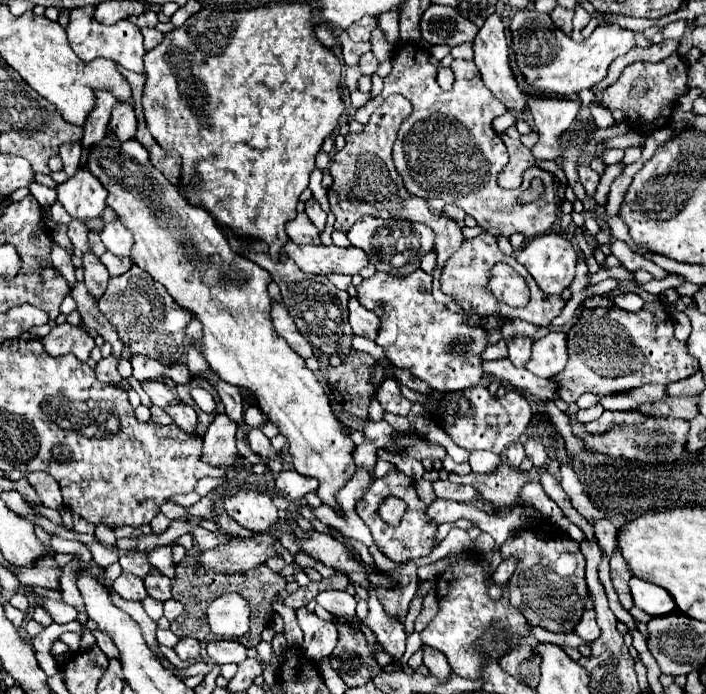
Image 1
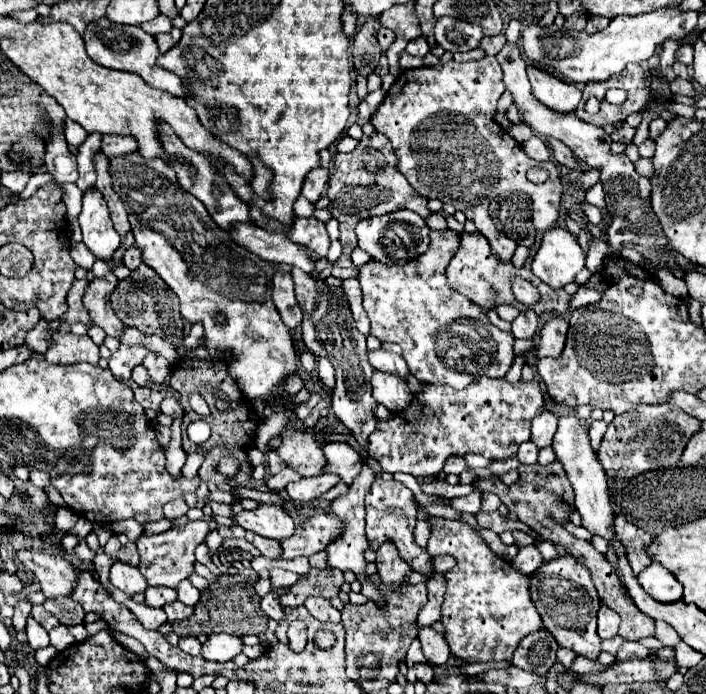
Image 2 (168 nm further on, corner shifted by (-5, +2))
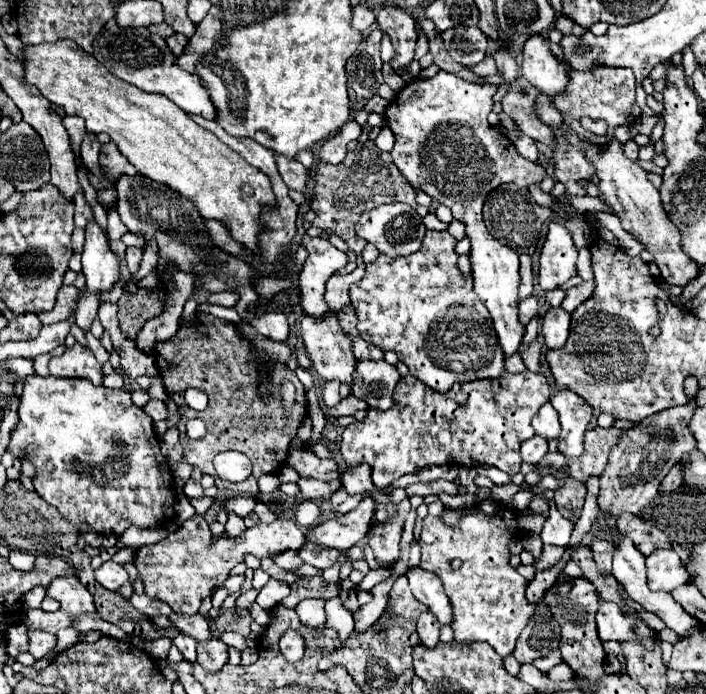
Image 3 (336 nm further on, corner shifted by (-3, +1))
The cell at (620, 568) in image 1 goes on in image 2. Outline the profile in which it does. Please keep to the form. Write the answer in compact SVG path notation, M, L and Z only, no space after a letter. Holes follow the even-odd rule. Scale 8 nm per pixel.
M615 516L615 530L619 540L625 544L625 552L627 552L627 560L631 564L631 570L635 572L635 576L647 568L651 564L645 546L653 540L653 532L645 532L643 528L635 528L635 524L627 524L627 520L623 520L623 516Z

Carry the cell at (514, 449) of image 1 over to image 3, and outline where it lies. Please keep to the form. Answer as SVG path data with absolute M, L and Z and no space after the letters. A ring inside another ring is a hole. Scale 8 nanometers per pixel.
M531 437L521 445L521 457L527 463L539 463L541 457L547 453L547 441L543 437Z

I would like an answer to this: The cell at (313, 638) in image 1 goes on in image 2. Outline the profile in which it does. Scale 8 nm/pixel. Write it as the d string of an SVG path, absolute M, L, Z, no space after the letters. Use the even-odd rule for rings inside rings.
M311 596L304 602L304 606L319 622L341 622L341 613L331 606L329 599Z

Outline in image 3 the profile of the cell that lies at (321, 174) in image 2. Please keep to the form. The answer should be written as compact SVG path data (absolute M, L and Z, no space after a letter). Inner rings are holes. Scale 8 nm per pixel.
M275 153L275 161L277 161L277 169L279 169L285 185L289 189L303 193L307 189L309 171L299 161L289 161L289 157L277 157L277 153Z

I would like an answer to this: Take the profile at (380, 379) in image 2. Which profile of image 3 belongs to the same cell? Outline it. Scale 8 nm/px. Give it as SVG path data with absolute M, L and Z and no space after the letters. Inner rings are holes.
M357 361L357 371L353 373L353 395L363 399L369 407L389 409L393 405L393 391L399 383L399 373L395 365L381 361Z

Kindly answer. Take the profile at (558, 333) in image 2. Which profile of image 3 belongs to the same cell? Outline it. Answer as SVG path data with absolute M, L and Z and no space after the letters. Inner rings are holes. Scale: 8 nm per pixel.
M551 307L543 319L543 339L549 349L561 349L569 335L571 313L561 307Z

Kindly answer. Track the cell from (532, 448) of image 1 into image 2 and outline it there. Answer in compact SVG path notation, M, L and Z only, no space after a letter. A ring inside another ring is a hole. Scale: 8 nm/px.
M543 412L533 420L533 430L531 430L531 442L541 450L551 446L553 434L557 430L557 416L551 412Z

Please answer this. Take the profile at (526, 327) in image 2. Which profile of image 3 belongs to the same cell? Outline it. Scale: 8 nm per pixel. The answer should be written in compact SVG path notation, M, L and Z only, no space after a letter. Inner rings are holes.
M529 295L529 297L525 297L521 303L519 303L519 311L521 311L521 323L523 325L527 325L531 319L533 319L533 315L537 315L537 311L539 311L539 303L537 303L539 299L537 299L537 295Z

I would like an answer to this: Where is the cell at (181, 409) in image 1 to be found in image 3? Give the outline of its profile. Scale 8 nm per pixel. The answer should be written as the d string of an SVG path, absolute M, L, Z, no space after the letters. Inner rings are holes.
M149 401L143 411L153 419L153 421L163 421L167 417L167 407L163 401Z

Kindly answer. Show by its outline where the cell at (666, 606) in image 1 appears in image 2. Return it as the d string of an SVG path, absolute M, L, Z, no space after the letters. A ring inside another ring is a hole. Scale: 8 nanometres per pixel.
M653 562L649 564L639 576L637 576L641 588L659 602L675 602L681 600L683 594L683 586L679 586L679 582L675 580L675 576L671 572L667 572L667 568L663 568L661 564Z

